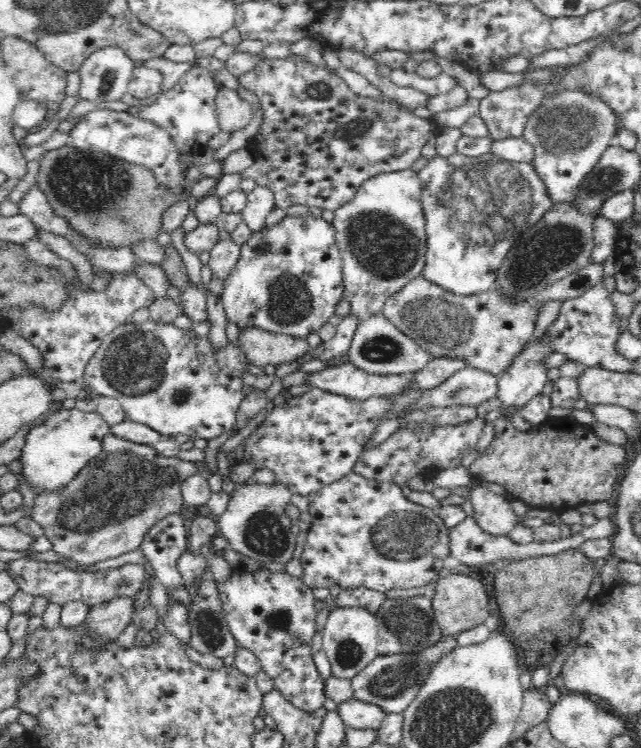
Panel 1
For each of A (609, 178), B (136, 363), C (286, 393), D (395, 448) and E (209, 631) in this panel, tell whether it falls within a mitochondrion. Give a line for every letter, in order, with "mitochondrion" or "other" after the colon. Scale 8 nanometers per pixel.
A: mitochondrion
B: mitochondrion
C: other
D: other
E: mitochondrion

